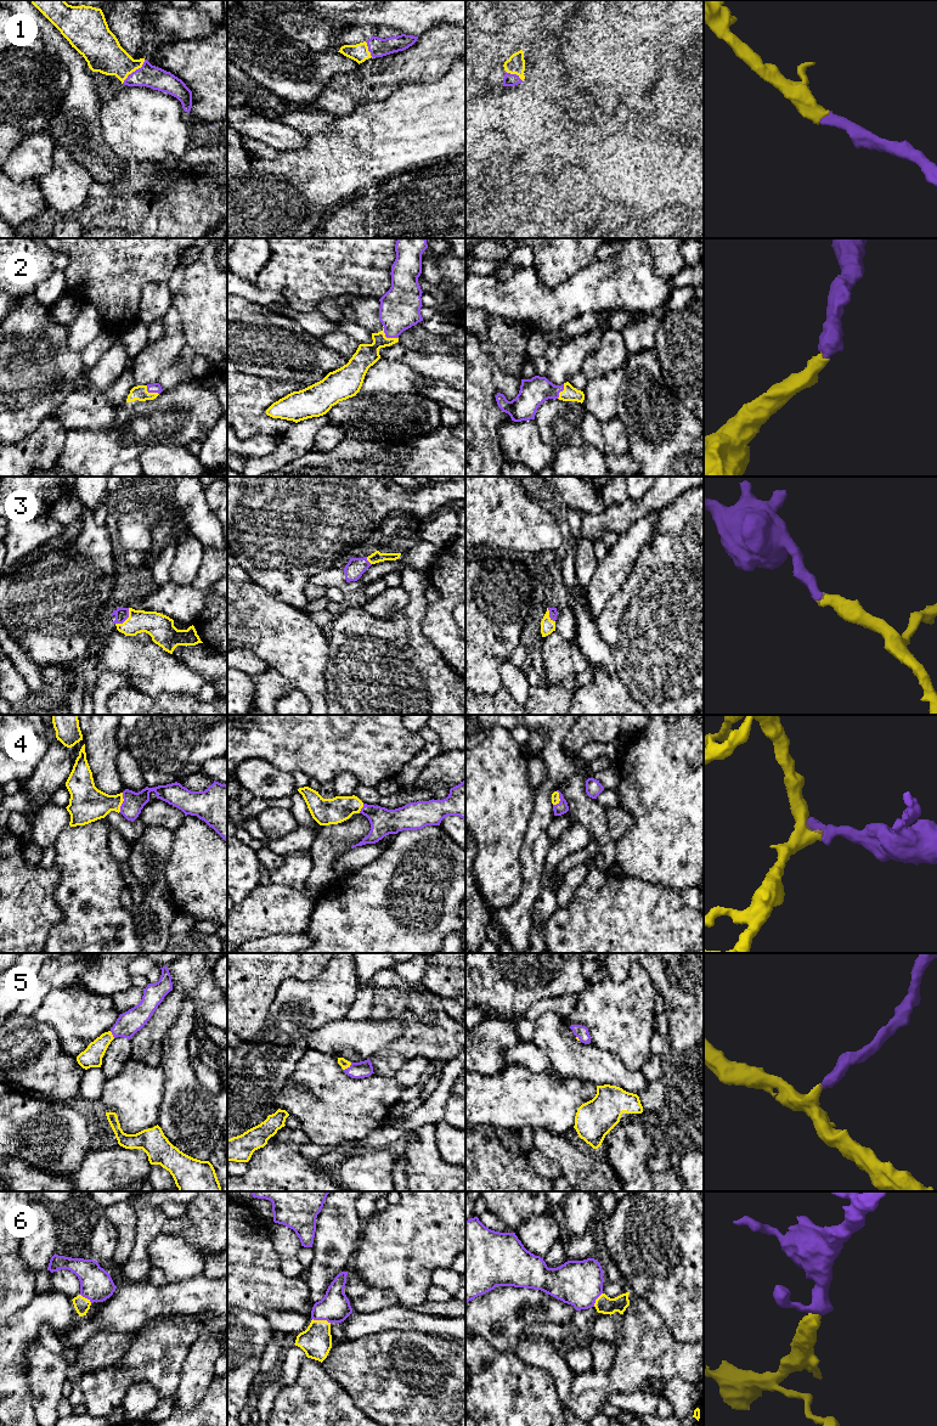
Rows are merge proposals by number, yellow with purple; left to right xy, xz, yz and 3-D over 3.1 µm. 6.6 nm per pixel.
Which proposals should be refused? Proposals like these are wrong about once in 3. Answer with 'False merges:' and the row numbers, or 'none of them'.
False merges: none of them

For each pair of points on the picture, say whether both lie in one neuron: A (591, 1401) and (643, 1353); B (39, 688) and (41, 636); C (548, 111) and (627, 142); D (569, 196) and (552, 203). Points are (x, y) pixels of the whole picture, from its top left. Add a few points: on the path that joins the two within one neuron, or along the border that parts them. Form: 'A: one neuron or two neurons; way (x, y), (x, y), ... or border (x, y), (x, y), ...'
A: one neuron; way (604, 1387), (609, 1382), (615, 1381), (630, 1367)
B: two neurons; border (21, 646), (43, 668)
C: one neuron; way (554, 135), (568, 148), (603, 148)
D: two neurons; border (553, 186), (558, 192)

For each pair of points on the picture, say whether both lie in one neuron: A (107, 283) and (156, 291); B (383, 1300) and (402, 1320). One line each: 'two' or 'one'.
A: two
B: two

